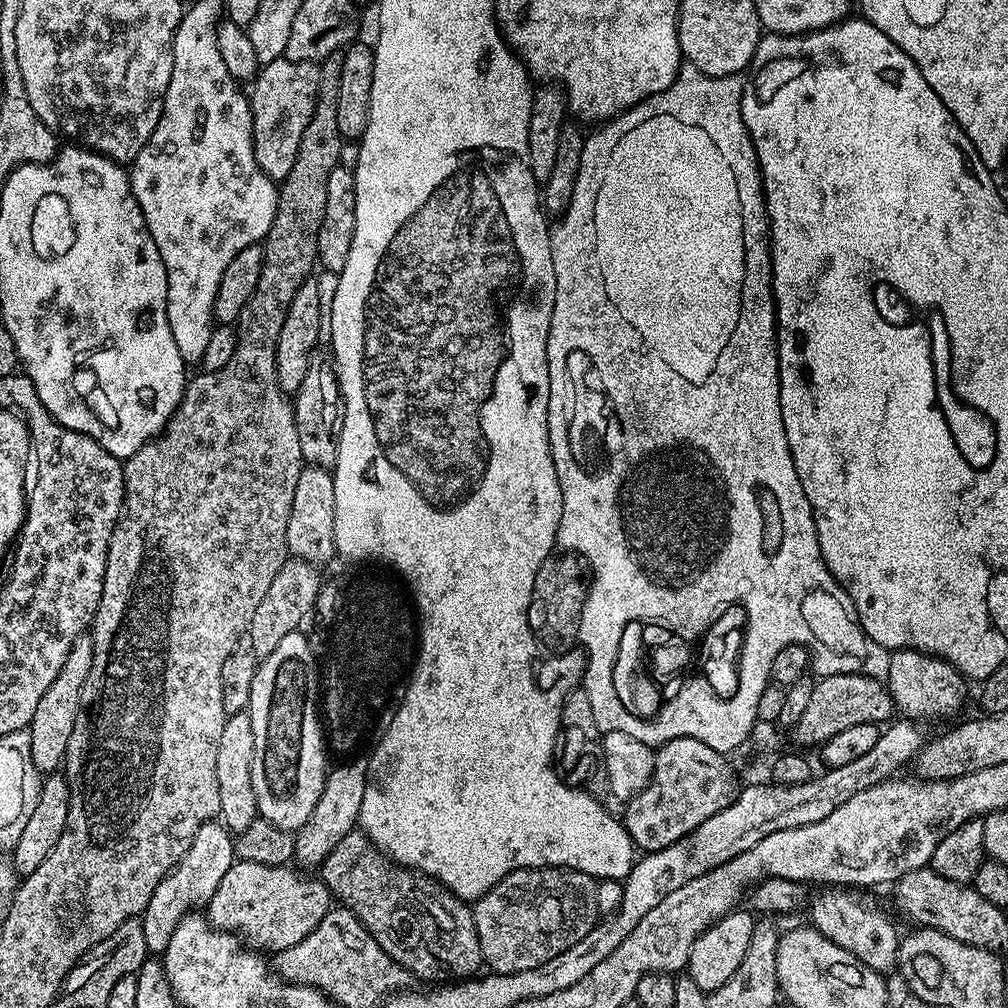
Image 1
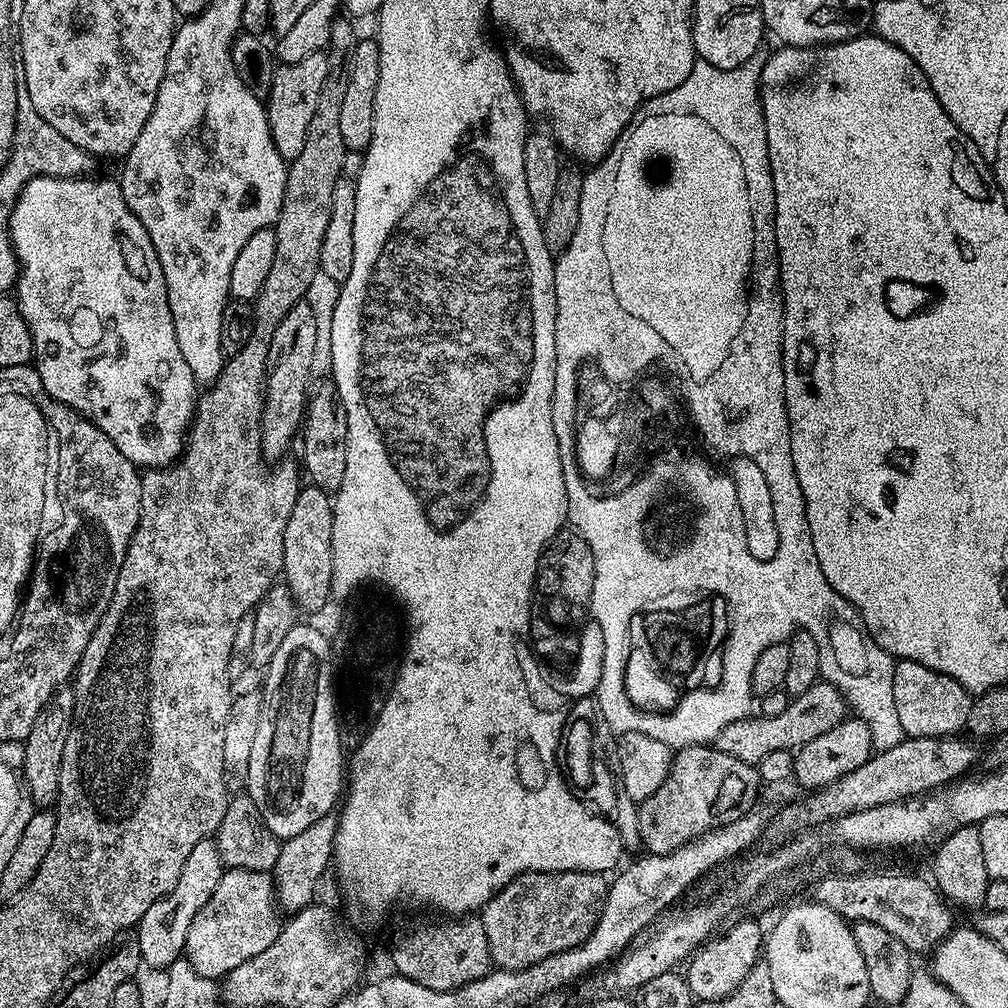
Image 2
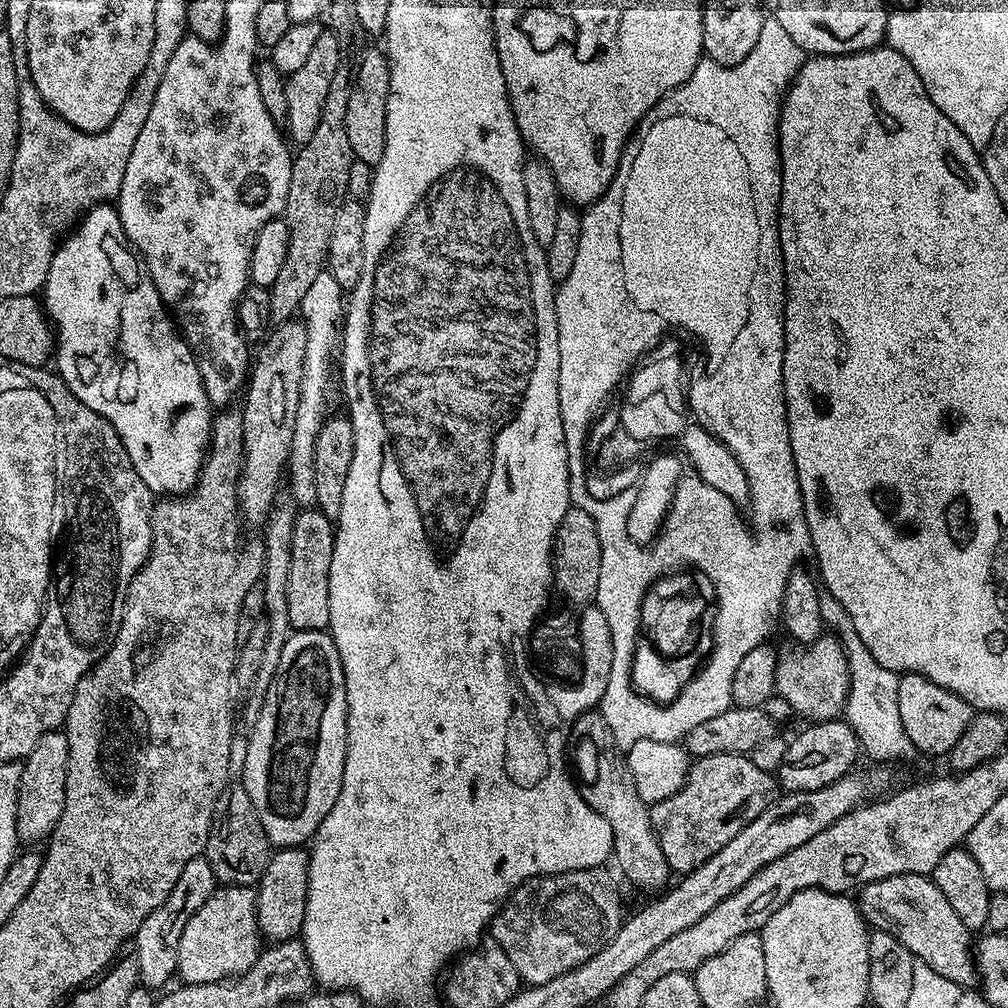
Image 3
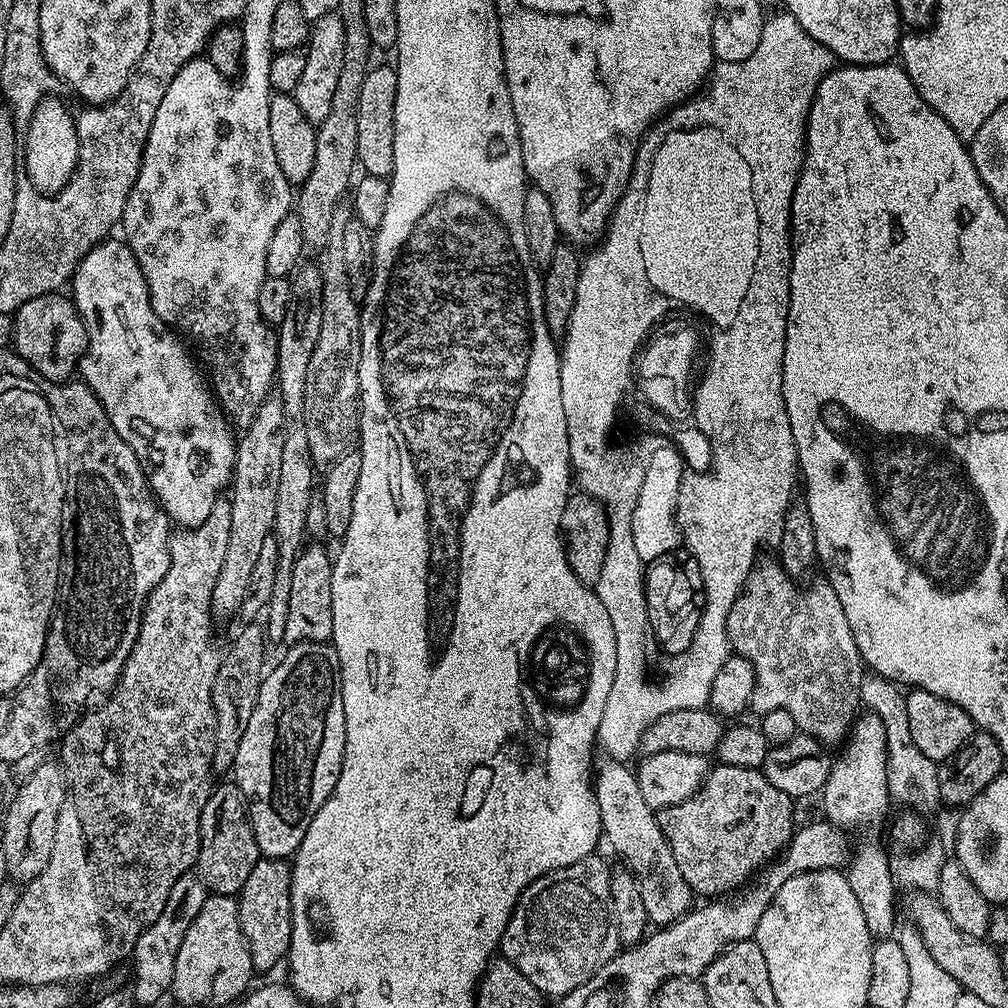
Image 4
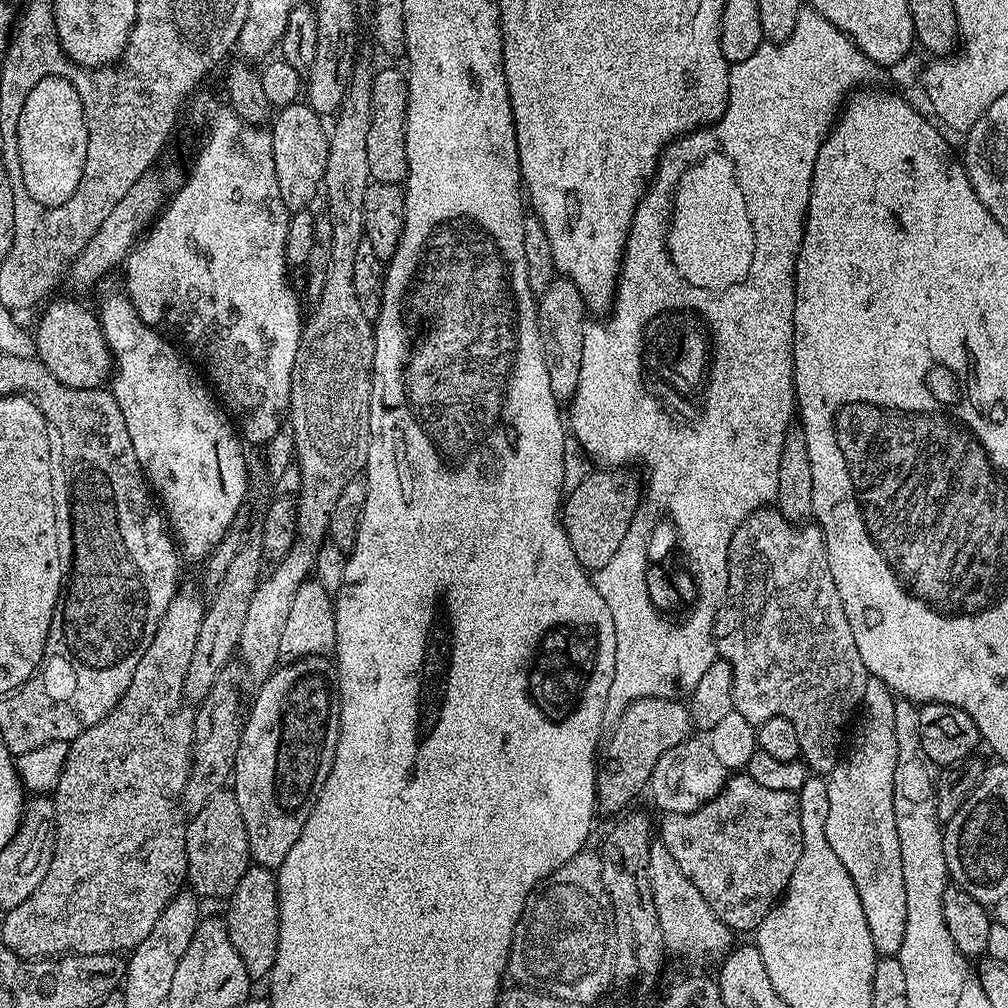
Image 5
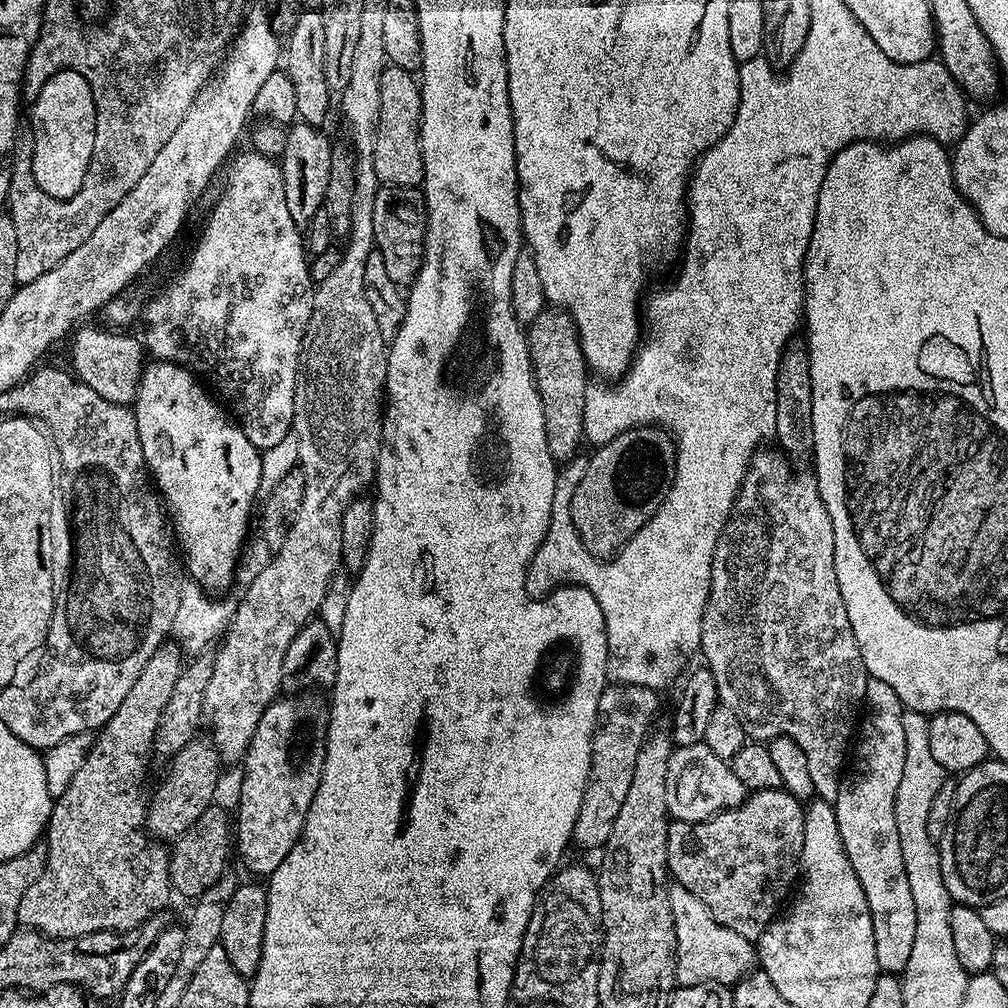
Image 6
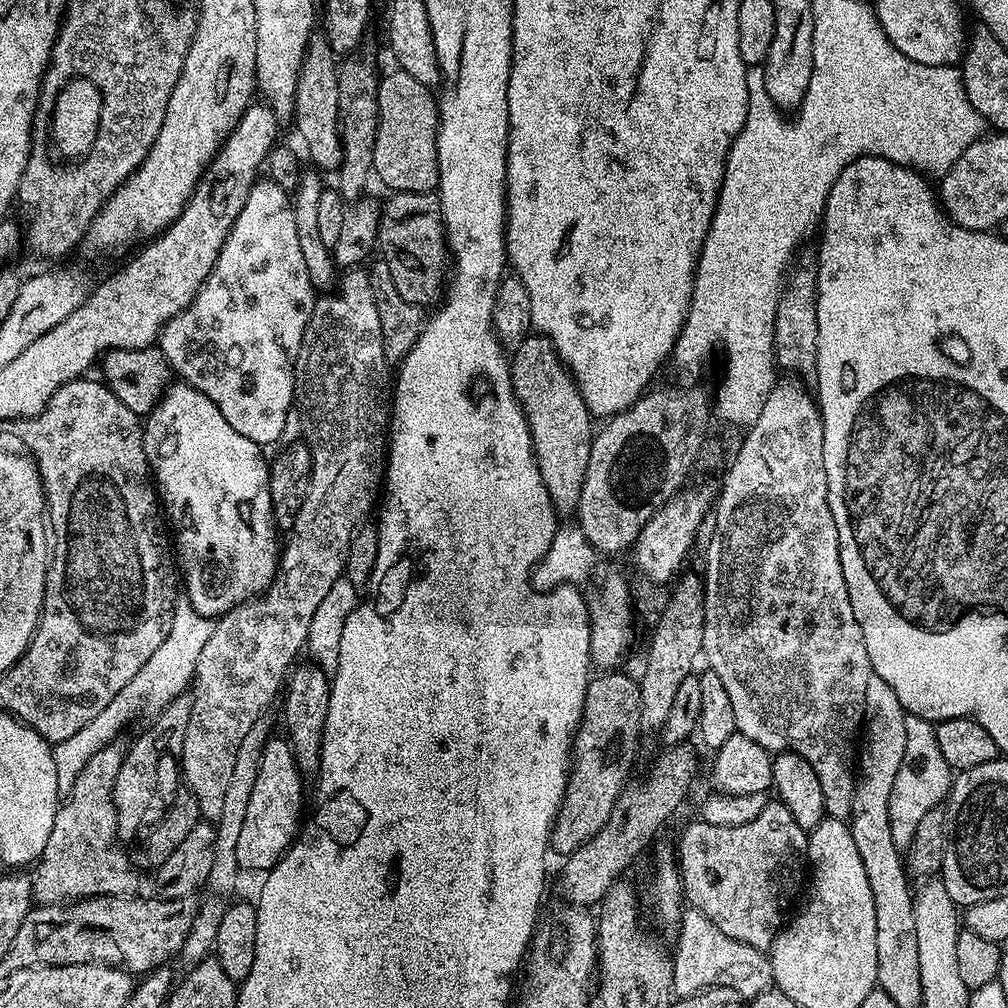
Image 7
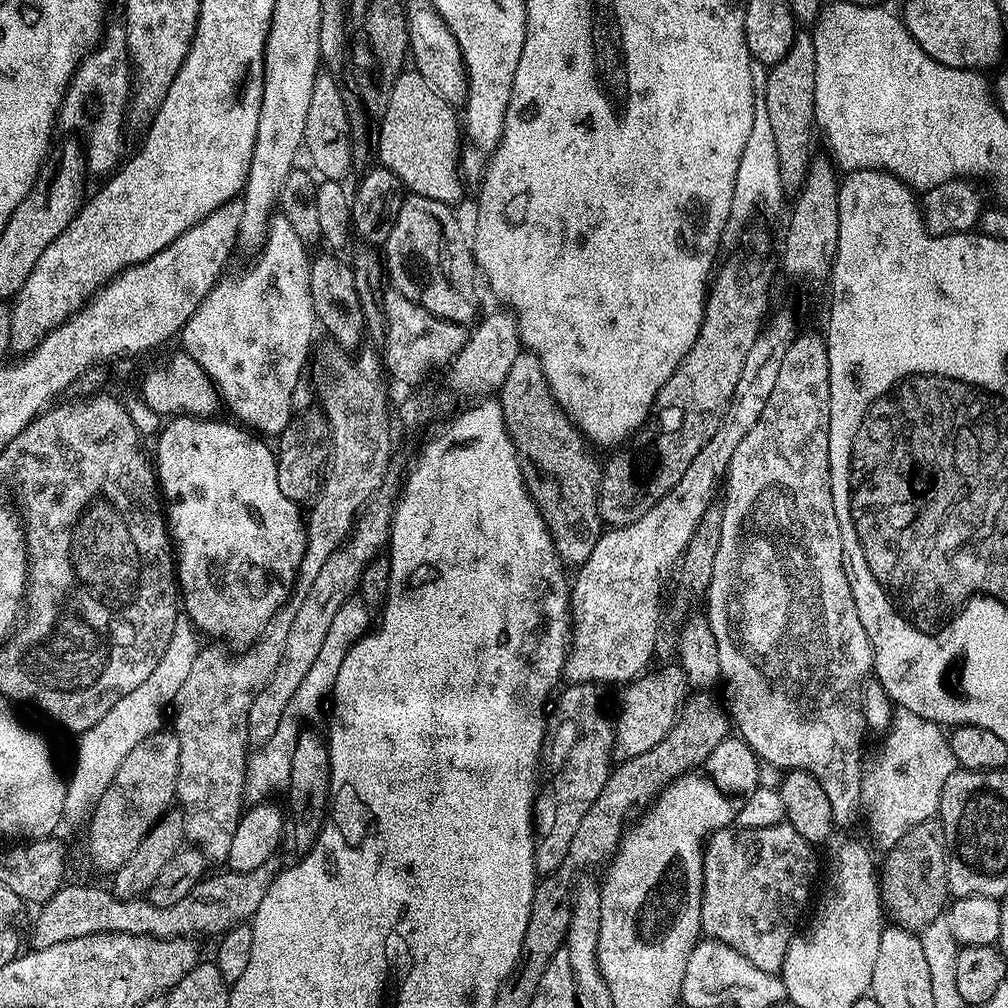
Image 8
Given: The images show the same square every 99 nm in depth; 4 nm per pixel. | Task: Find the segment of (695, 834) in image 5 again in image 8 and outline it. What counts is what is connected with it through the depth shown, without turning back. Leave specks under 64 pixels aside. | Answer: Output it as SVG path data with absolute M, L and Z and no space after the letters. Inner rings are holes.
M781 822L774 826L762 826L761 828L729 826L719 828L712 833L704 846L704 885L702 886L702 914L700 915L703 935L738 950L738 954L742 954L742 958L746 958L746 962L754 962L754 966L758 966L758 970L779 973L788 944L792 941L792 937L798 928L796 919L799 918L800 911L807 906L808 891L811 890L812 883L816 880L816 852L817 849L814 845L806 838L802 838L802 834L798 834L798 830L794 830L794 826L790 826L787 822Z

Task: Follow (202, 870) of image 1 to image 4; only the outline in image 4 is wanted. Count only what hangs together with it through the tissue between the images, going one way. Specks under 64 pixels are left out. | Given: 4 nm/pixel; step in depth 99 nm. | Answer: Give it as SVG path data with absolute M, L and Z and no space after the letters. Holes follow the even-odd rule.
M195 871L182 874L182 878L178 878L178 882L170 886L170 894L166 898L162 914L158 914L156 921L140 935L135 948L132 949L130 991L137 1005L156 1004L164 995L167 997L171 993L178 946L182 946L182 938L186 930L190 930L190 922L198 918L198 910L202 910L202 902L206 902L209 895L208 889L204 887Z

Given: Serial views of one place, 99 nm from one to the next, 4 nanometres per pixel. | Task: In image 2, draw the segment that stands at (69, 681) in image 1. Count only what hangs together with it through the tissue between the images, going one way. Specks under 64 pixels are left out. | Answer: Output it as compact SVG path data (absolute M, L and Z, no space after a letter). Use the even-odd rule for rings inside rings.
M68 686L61 688L38 714L27 740L23 741L22 780L31 795L33 805L55 805L56 797L60 795L60 767L66 762L68 742L74 731L72 711L75 705L75 691Z

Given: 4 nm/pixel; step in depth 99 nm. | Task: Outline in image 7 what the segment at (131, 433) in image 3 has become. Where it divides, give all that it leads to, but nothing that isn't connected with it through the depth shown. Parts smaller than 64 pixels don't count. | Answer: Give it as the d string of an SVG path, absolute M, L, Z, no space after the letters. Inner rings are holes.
M183 382L169 387L148 413L142 427L148 466L163 511L167 519L168 516L172 519L171 531L182 569L182 584L188 587L186 597L194 610L209 618L219 618L245 600L266 592L278 571L278 532L272 519L272 495L268 489L270 464L260 453L263 452L261 445L242 438L242 434L222 418L218 406L214 406L206 394Z

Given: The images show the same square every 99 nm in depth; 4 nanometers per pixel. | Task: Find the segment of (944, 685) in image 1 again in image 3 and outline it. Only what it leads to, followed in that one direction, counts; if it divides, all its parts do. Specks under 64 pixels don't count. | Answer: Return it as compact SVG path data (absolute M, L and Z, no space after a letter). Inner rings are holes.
M906 672L898 682L898 718L906 729L906 738L915 746L917 753L928 756L947 757L949 750L962 738L966 726L970 726L974 709L964 699L942 686L930 682L930 678Z

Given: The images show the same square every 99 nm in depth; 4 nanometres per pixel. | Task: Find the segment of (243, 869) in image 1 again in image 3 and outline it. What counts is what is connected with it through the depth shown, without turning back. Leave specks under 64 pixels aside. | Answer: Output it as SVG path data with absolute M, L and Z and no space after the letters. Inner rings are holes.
M247 884L220 886L186 922L178 942L176 971L179 979L186 984L231 980L250 970L261 951L255 887Z

